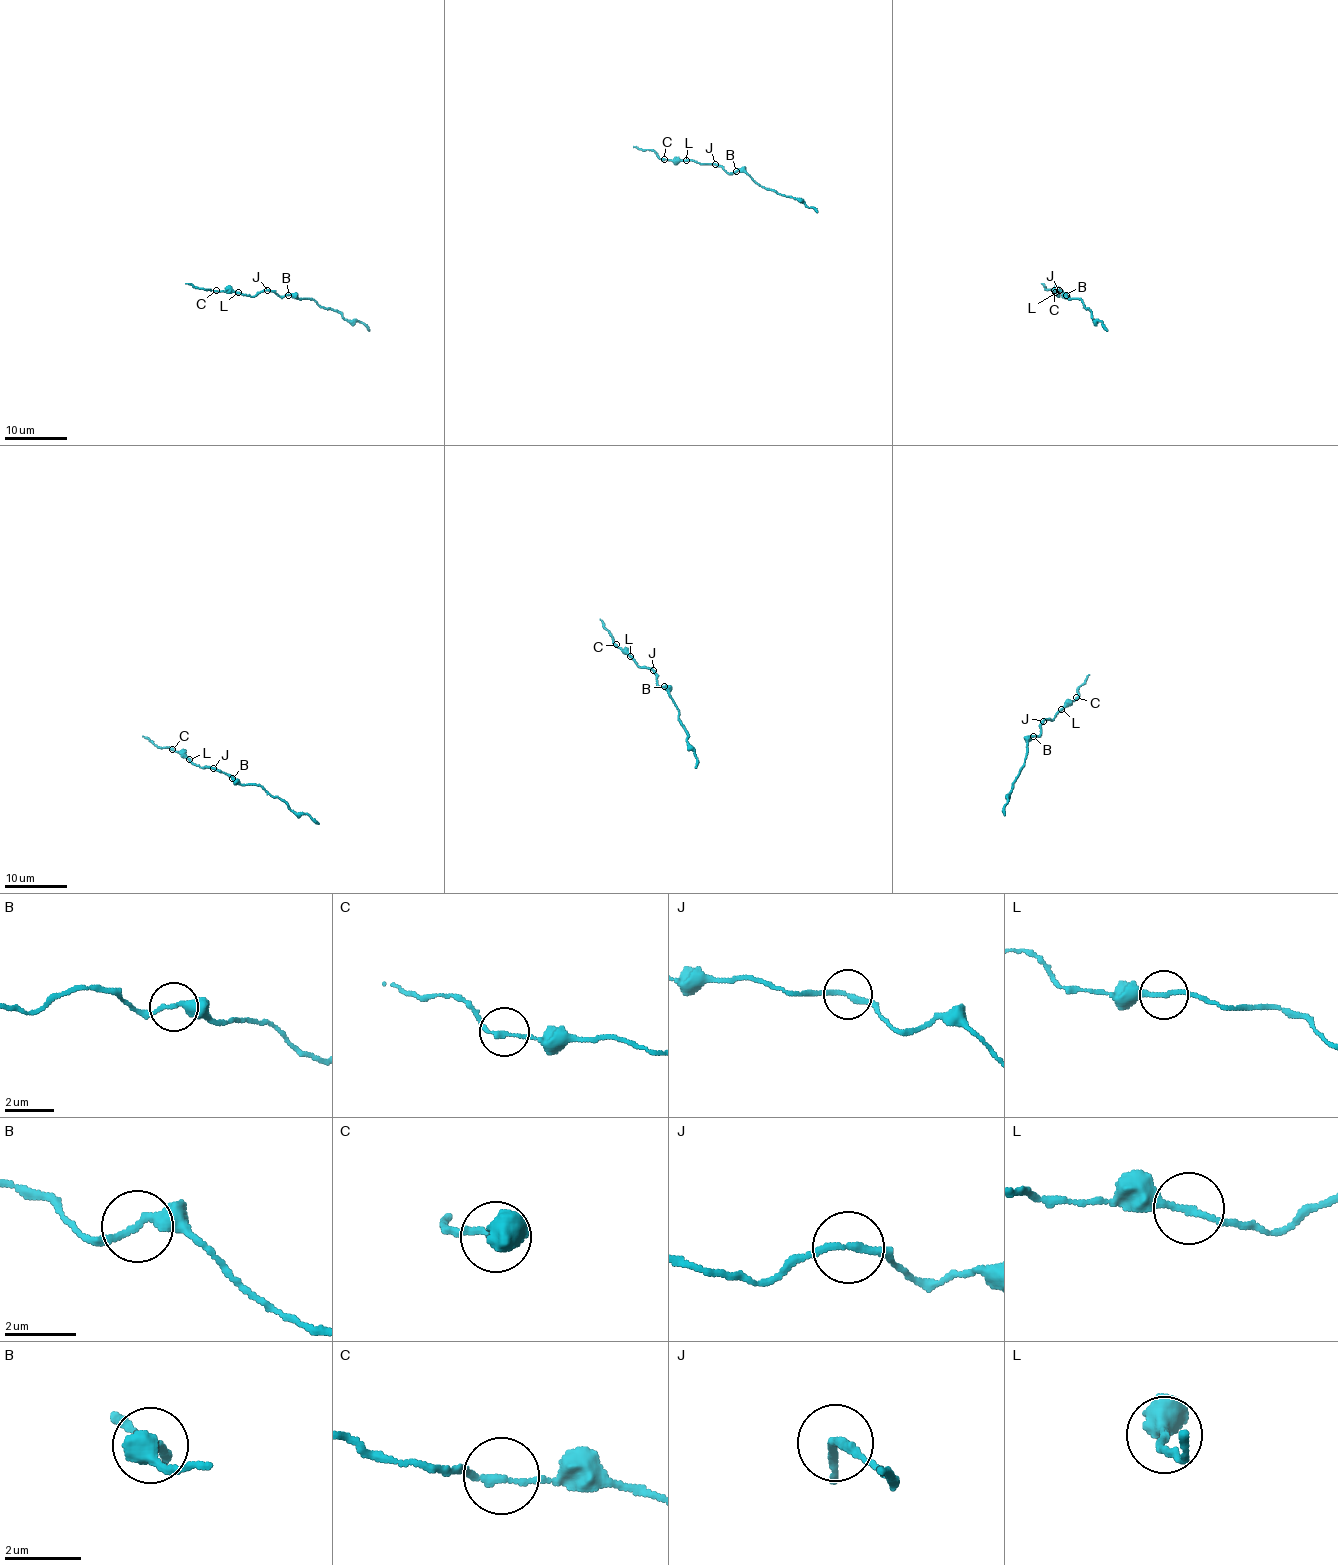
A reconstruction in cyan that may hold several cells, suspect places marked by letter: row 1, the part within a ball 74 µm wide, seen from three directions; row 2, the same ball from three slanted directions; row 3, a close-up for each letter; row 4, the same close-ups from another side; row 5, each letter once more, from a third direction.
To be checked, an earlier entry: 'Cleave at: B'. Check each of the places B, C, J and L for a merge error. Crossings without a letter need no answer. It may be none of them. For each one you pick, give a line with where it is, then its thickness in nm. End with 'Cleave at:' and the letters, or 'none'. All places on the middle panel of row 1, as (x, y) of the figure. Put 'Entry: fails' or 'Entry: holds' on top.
Entry: holds
B: (736, 171) | 240 nm
Cleave at: B

